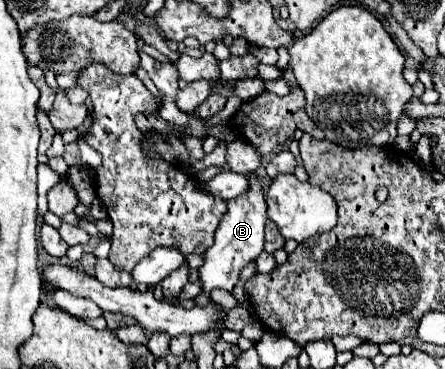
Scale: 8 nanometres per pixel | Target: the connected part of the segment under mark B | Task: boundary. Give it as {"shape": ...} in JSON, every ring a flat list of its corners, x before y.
{"shape":[[248,176,252,188,246,192,246,196,238,196,236,200,228,202,228,214,220,222,216,230,214,244,204,252,204,264,198,268,198,278,202,282,202,292,196,296,199,306,206,306,210,302,210,292,216,288,222,288,226,292,232,292,240,270,248,264,248,260,254,260,262,248,264,248,264,226,268,220,266,214,266,200,262,194,262,186,256,176]]}

